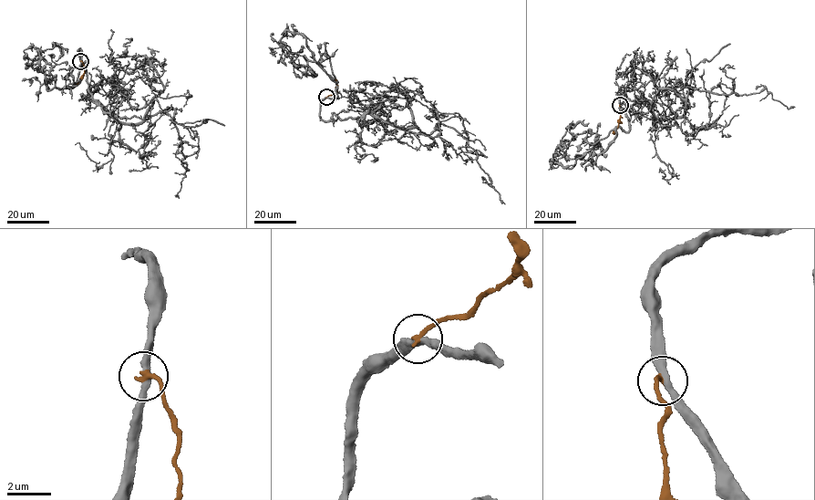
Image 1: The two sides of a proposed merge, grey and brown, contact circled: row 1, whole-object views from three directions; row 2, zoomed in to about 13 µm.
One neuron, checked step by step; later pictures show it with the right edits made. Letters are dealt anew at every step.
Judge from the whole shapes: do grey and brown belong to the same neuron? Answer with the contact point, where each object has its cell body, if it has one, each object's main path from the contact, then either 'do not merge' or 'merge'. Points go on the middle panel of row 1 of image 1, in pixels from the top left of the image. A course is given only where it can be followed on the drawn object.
(326, 97) | grey none | brown none | grey via (326, 97), (319, 109), (326, 121), (334, 113), (366, 113), (428, 135), (439, 122), (454, 129), (505, 203) | brown via (326, 97), (338, 88), (334, 78) | do not merge

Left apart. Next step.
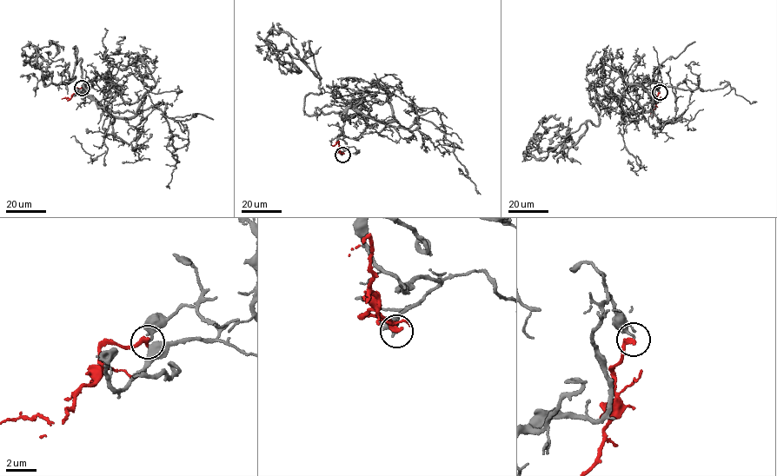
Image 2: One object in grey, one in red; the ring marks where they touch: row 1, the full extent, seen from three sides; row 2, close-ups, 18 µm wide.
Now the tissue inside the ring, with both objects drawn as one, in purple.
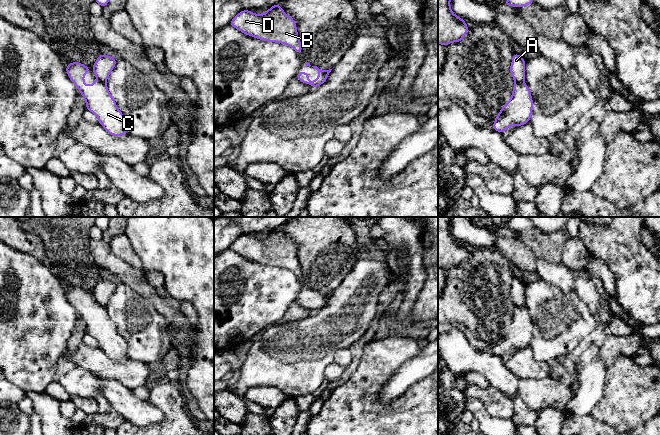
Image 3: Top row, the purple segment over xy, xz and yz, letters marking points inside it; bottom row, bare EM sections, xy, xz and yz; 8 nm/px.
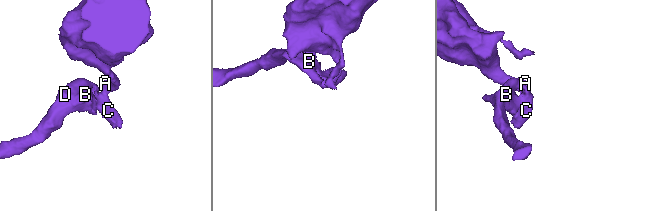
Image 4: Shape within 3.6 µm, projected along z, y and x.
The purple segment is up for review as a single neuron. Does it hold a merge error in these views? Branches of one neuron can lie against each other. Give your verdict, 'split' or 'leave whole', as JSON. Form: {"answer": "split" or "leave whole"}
{"answer": "split"}

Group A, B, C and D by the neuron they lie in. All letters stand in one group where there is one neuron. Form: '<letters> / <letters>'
A / B C D

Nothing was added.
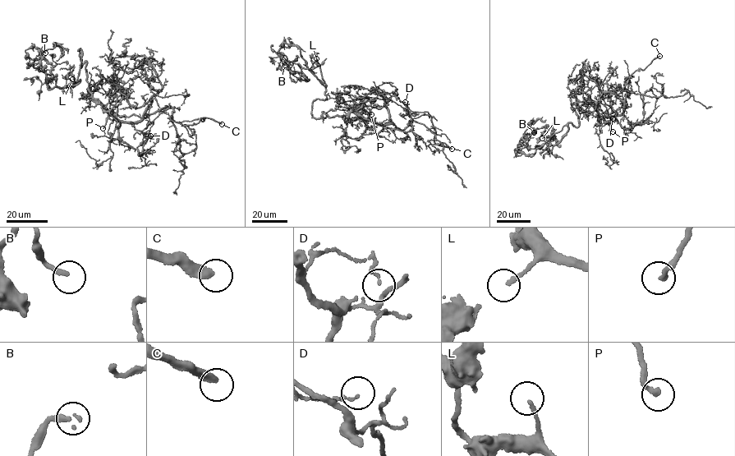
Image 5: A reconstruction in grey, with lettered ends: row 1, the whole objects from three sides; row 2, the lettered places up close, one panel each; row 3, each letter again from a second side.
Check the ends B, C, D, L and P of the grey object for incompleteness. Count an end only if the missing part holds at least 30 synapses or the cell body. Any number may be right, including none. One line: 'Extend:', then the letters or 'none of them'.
Extend: C, P

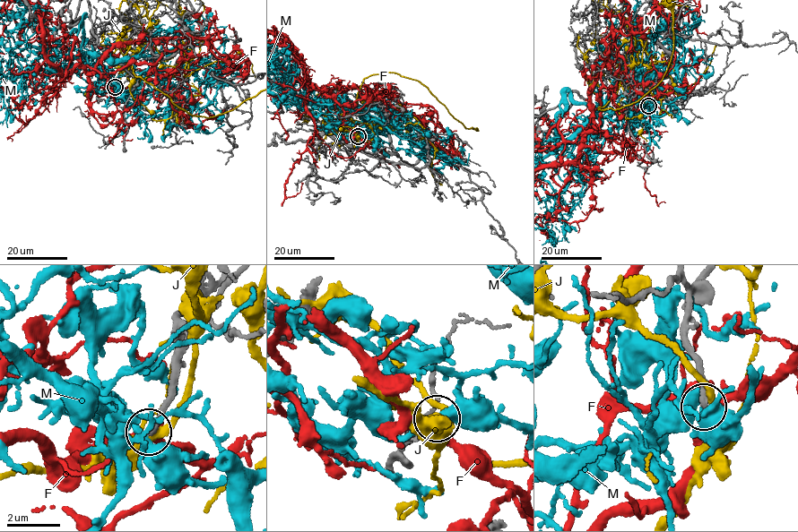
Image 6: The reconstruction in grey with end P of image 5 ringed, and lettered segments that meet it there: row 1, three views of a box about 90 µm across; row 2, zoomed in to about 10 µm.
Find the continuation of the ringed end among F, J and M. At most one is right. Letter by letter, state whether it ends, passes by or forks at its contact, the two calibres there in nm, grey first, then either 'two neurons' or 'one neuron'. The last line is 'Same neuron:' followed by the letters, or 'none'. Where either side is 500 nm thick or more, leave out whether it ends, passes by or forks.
F: it forks; calibres 280 and 240 nm; two neurons
J: it forks; calibres 280 and 360 nm; two neurons
M: it passes by; calibres 320 and 320 nm; two neurons
Same neuron: none

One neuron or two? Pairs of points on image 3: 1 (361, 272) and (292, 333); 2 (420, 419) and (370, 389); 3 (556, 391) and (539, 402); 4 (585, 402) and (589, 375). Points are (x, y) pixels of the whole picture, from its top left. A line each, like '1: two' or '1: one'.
1: one
2: one
3: one
4: one

